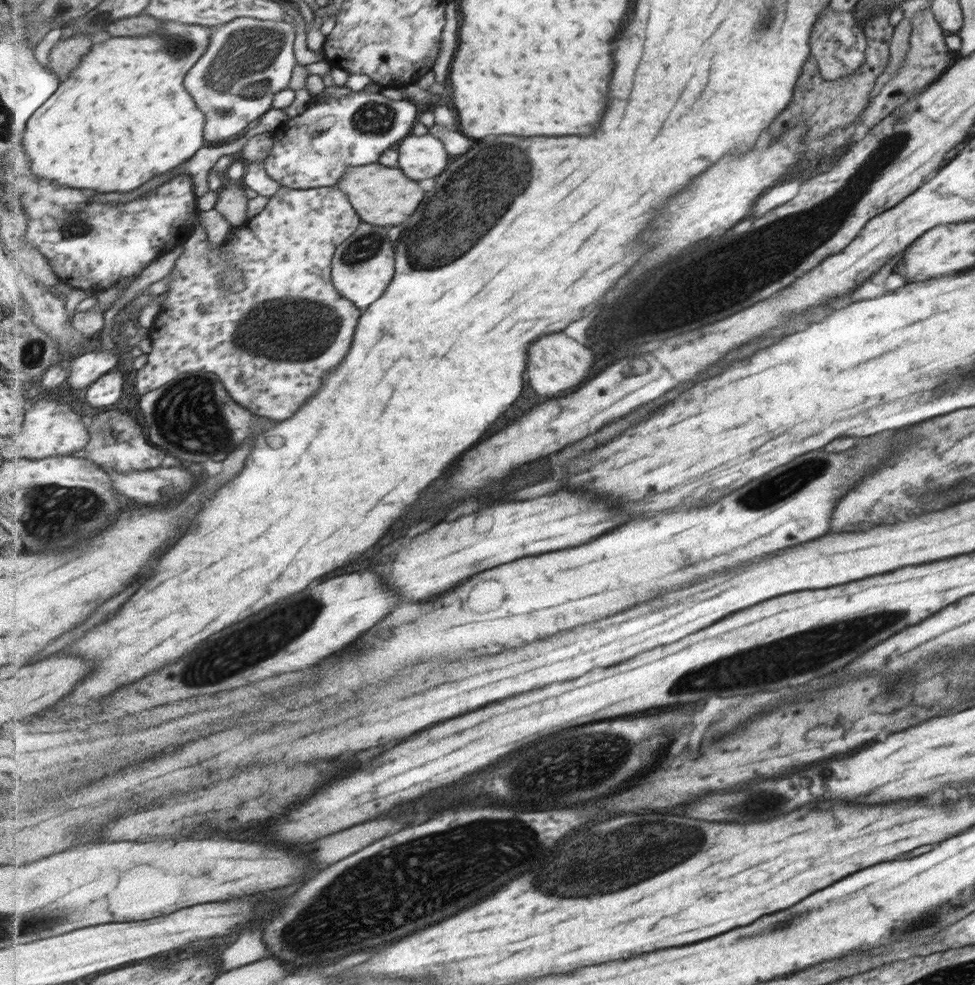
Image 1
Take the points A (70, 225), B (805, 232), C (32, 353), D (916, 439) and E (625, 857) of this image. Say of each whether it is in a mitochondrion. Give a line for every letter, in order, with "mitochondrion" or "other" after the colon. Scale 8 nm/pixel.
A: mitochondrion
B: mitochondrion
C: mitochondrion
D: other
E: mitochondrion

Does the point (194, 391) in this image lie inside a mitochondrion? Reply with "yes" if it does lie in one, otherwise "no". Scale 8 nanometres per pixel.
yes

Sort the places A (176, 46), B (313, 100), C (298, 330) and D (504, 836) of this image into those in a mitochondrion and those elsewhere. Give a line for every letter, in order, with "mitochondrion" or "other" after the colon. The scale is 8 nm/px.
A: mitochondrion
B: other
C: mitochondrion
D: mitochondrion

